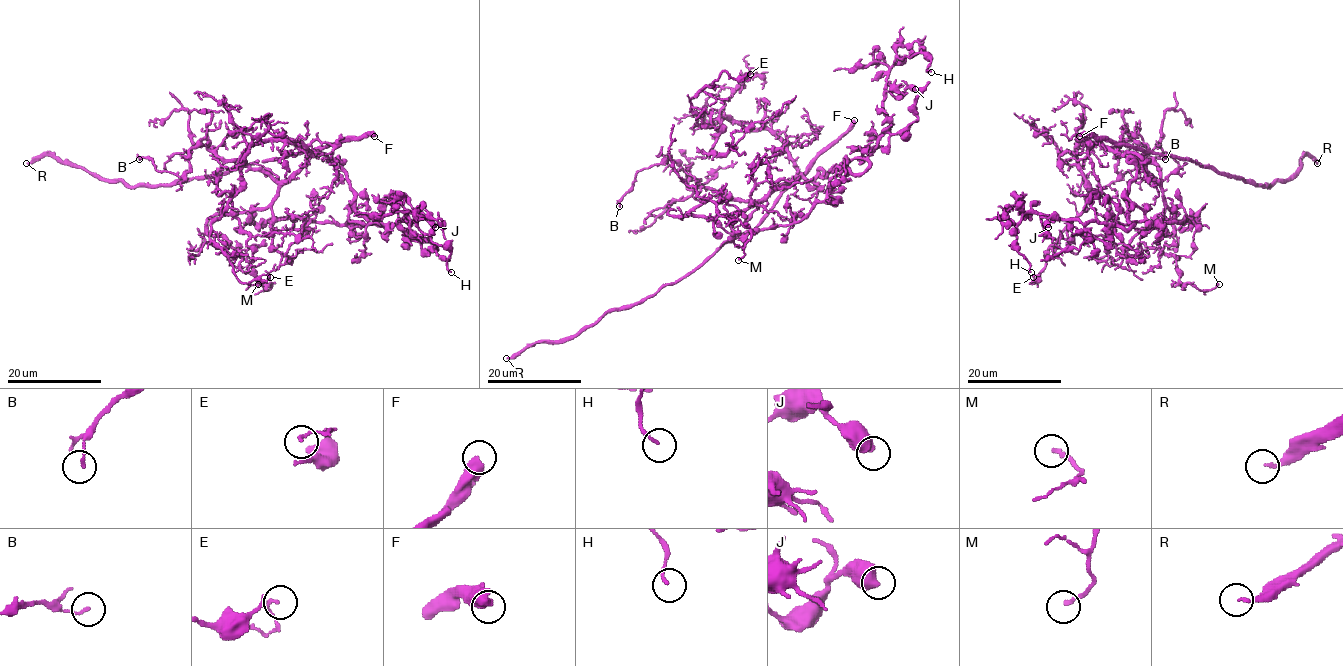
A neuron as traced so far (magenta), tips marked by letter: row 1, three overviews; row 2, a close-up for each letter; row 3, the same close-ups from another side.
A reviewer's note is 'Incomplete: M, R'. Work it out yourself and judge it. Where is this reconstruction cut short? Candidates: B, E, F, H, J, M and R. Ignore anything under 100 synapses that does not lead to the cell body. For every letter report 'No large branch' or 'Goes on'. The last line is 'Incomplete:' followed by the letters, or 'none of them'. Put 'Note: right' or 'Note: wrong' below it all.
B: No large branch
E: No large branch
F: Goes on
H: No large branch
J: No large branch
M: No large branch
R: Goes on
Incomplete: F, R
Note: wrong

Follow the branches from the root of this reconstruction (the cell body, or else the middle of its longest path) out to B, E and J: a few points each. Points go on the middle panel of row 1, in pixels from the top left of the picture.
B: (783, 191), (789, 183), (759, 200), (739, 200), (688, 189), (687, 174), (668, 157), (641, 169), (619, 206)
E: (783, 191), (797, 169), (768, 130), (727, 118), (707, 127), (691, 109), (723, 72), (750, 74)
J: (783, 191), (797, 177), (813, 182), (834, 169), (861, 173), (891, 124), (884, 94), (915, 89)

